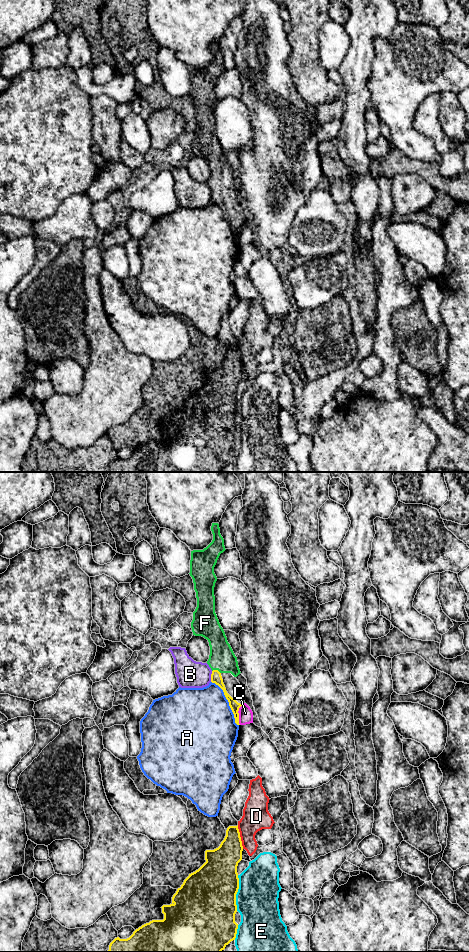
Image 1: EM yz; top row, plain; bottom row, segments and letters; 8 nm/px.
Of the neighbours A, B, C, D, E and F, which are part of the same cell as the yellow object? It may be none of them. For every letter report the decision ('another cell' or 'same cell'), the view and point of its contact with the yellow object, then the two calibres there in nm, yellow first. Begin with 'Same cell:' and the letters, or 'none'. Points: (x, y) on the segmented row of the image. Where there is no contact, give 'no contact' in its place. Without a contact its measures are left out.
Same cell: F
A: another cell; contact yz (228, 701); calibres 90 and 480 nm
B: another cell; contact yz (211, 676); calibres 90 and 220 nm
C: another cell; contact yz (238, 714); calibres 80 and 110 nm
D: another cell; contact yz (240, 837); calibres 240 and 220 nm
E: another cell; contact yz (236, 893); calibres 480 and 340 nm
F: same cell; contact yz (216, 670); calibres 90 and 200 nm

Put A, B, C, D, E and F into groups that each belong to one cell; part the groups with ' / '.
A / B / C / D / E / F

